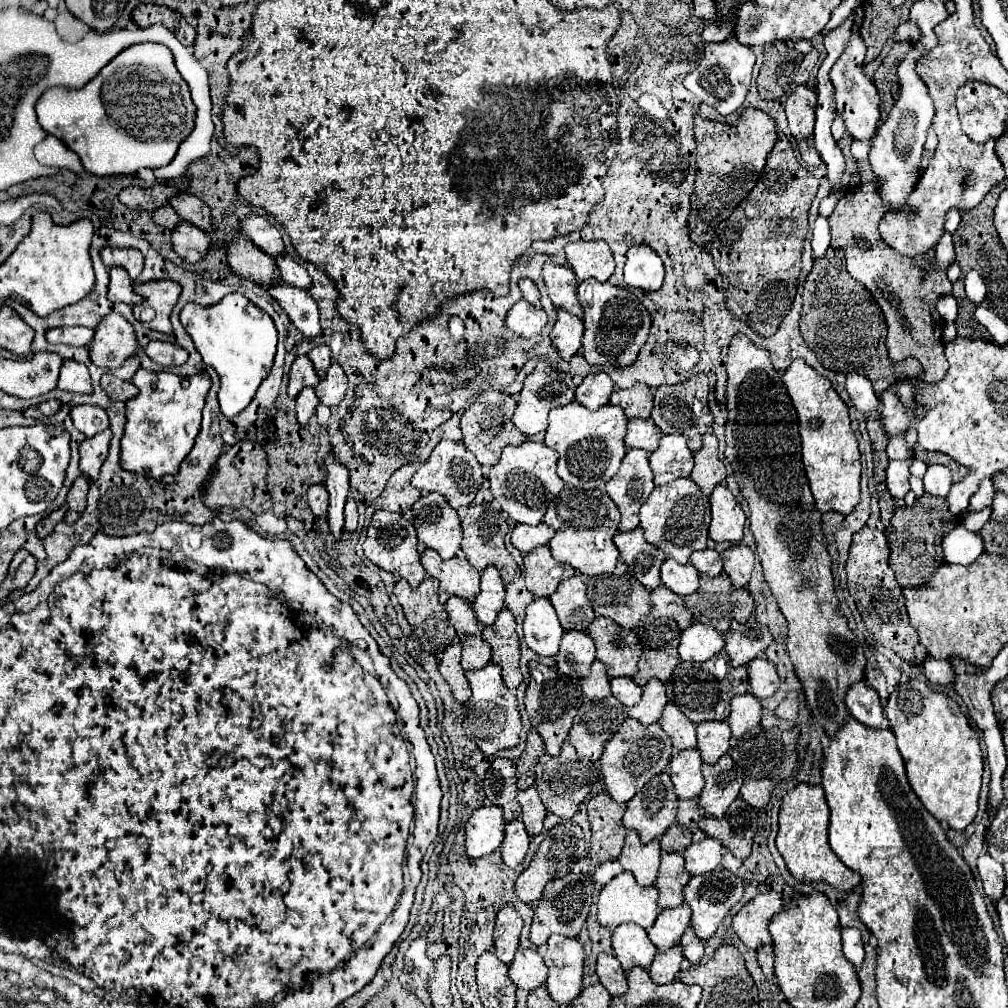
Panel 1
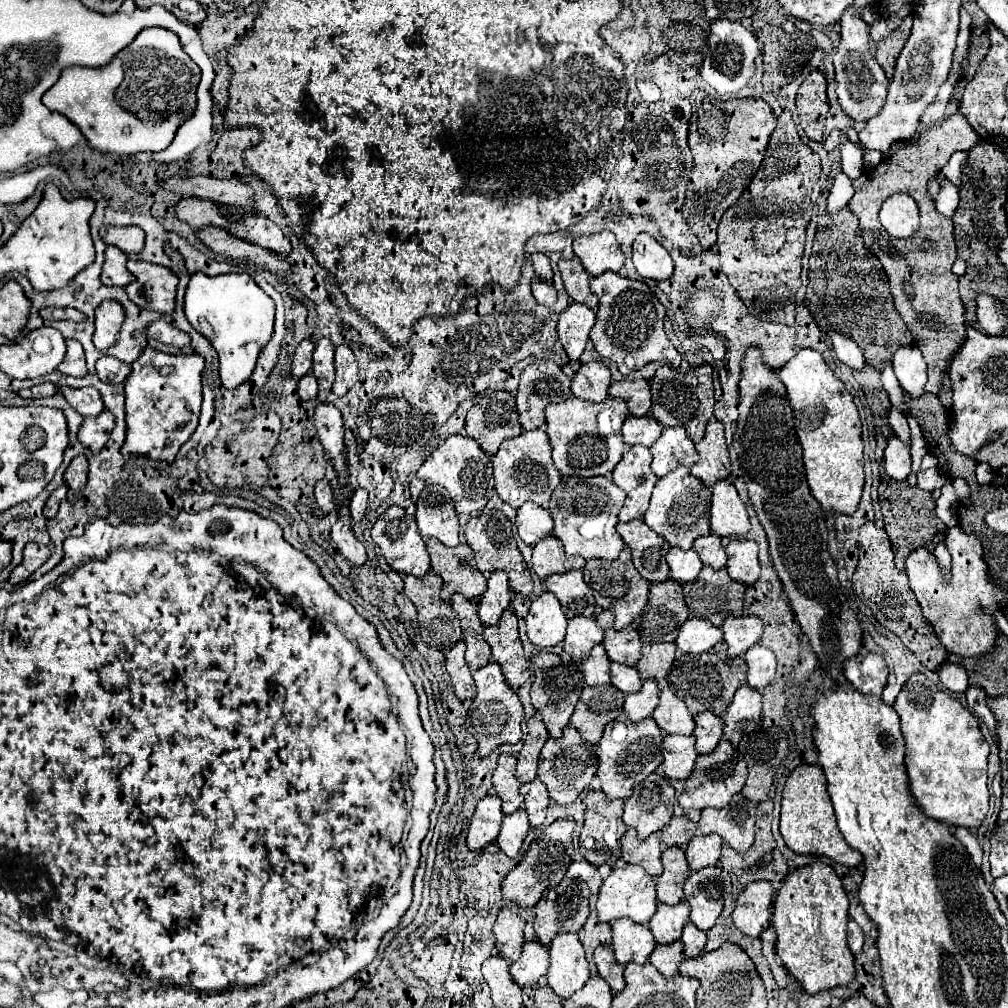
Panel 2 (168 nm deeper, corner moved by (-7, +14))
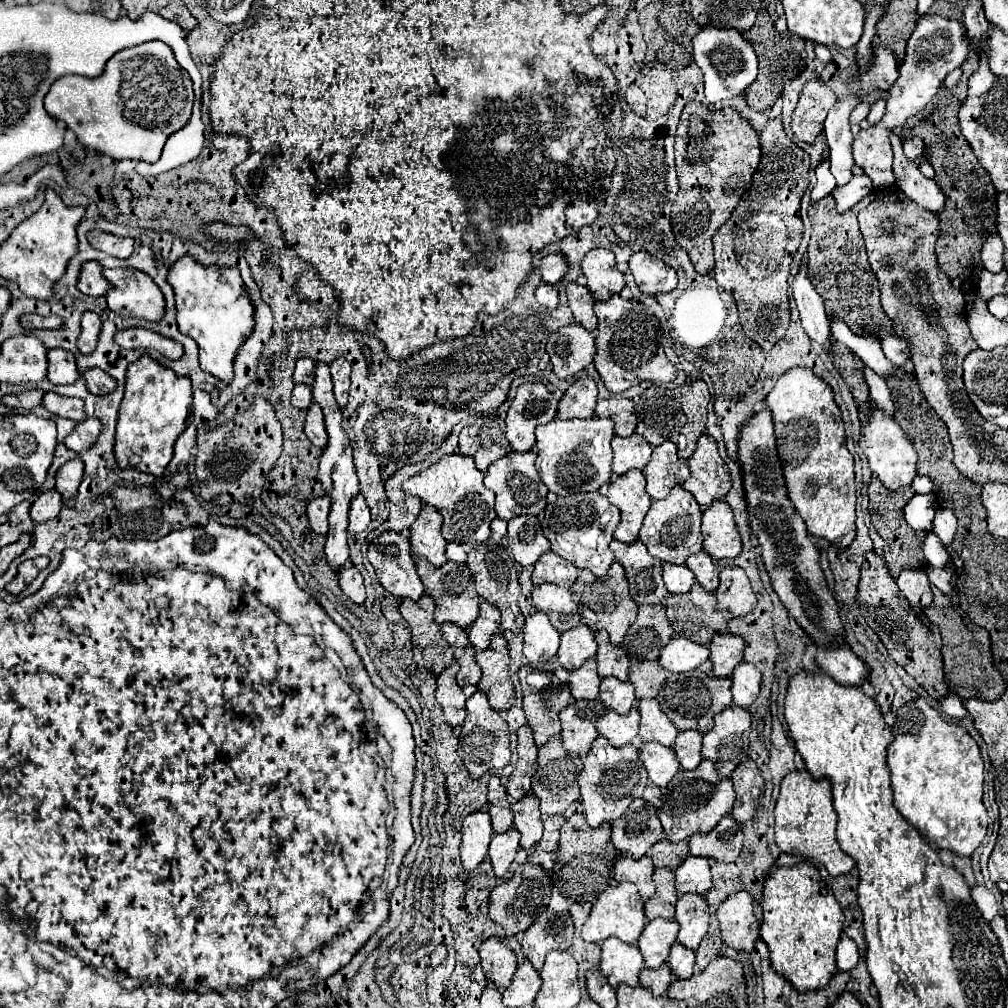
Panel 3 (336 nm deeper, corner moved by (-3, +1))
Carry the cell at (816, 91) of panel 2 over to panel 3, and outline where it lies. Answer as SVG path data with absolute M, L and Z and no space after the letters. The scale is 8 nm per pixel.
M821 81L805 83L791 121L797 141L809 145L815 143L817 135L823 131L823 123L829 109L835 105L835 99L837 99L835 93L825 83Z

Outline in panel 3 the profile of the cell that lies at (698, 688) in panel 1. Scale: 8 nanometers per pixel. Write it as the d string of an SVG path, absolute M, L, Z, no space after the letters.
M707 659L697 669L687 673L667 673L665 683L661 685L661 691L657 695L657 701L661 709L667 713L667 717L677 725L679 731L685 729L697 729L701 733L709 733L713 729L713 717L731 707L731 679L729 677L717 677L713 673L713 663Z

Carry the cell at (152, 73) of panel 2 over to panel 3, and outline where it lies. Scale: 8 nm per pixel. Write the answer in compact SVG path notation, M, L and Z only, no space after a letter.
M147 41L137 47L129 47L115 53L115 57L111 57L101 77L89 79L81 75L65 75L51 85L51 91L45 97L45 111L53 119L63 121L67 129L71 129L77 135L81 145L95 149L103 155L109 155L115 161L135 159L155 163L161 157L163 145L169 139L169 135L185 127L187 121L191 119L191 107L193 107L191 79L187 77L187 71L179 69L179 63L175 61L171 49L161 41Z

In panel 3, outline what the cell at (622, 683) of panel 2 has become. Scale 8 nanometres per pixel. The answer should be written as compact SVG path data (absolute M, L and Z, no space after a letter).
M615 677L601 679L599 697L601 697L601 701L607 709L613 709L621 715L629 713L633 703L635 703L633 685L629 681L621 681L621 679L615 679Z

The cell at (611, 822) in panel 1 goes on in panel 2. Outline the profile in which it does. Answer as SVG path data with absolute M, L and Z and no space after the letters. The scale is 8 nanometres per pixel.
M591 790L585 796L585 822L579 832L579 852L583 858L593 866L615 866L621 858L621 836L625 834L627 826L621 820L623 814L623 800L607 800L601 790Z

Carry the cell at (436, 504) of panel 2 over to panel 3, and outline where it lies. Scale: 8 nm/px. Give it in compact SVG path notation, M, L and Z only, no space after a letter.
M423 505L419 517L411 525L411 537L409 537L411 553L415 557L427 557L437 567L447 563L445 557L447 541L443 539L441 525L443 525L443 515L435 511L435 507Z

